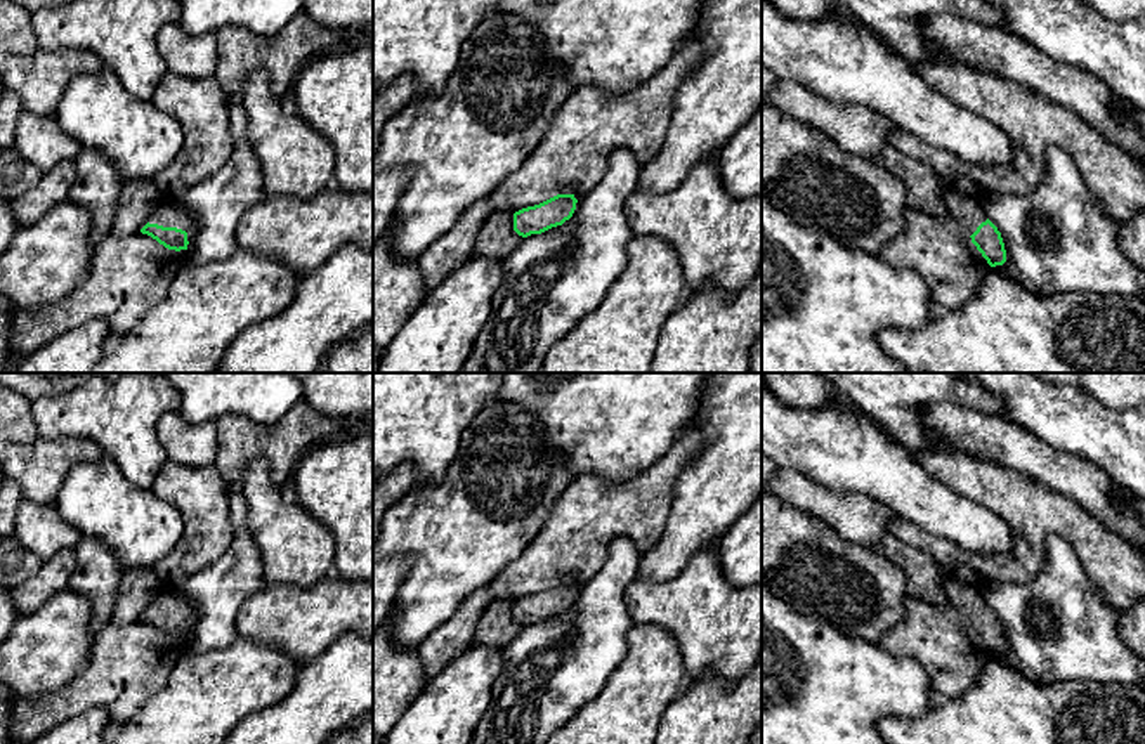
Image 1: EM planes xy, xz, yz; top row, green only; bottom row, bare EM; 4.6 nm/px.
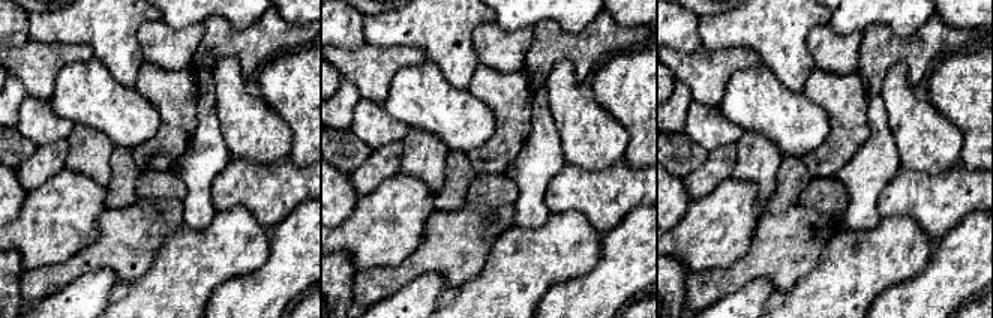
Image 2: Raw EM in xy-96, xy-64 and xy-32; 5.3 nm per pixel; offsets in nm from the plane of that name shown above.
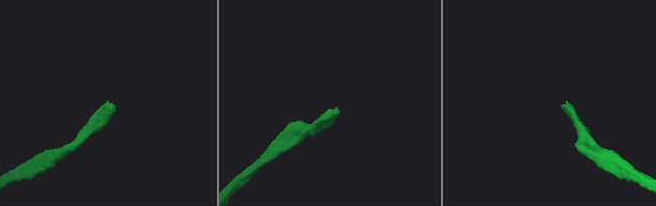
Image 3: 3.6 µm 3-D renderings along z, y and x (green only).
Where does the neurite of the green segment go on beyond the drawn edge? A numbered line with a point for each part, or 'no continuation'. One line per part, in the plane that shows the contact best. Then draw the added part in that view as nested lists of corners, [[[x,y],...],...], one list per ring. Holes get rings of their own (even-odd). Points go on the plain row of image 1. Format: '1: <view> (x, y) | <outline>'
1: xy (169, 602) | [[[163,588],[147,610],[182,617],[187,621],[187,630],[191,630],[193,623],[198,619],[198,609],[194,609],[191,602],[170,588]]]

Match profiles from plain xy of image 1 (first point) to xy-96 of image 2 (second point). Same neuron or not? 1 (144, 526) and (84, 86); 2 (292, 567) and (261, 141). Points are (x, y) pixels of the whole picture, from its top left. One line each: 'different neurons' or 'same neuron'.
1: same neuron
2: same neuron

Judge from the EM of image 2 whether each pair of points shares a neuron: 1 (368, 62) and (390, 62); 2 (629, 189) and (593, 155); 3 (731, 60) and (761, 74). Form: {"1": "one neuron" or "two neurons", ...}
{"1": "one neuron", "2": "two neurons", "3": "two neurons"}

